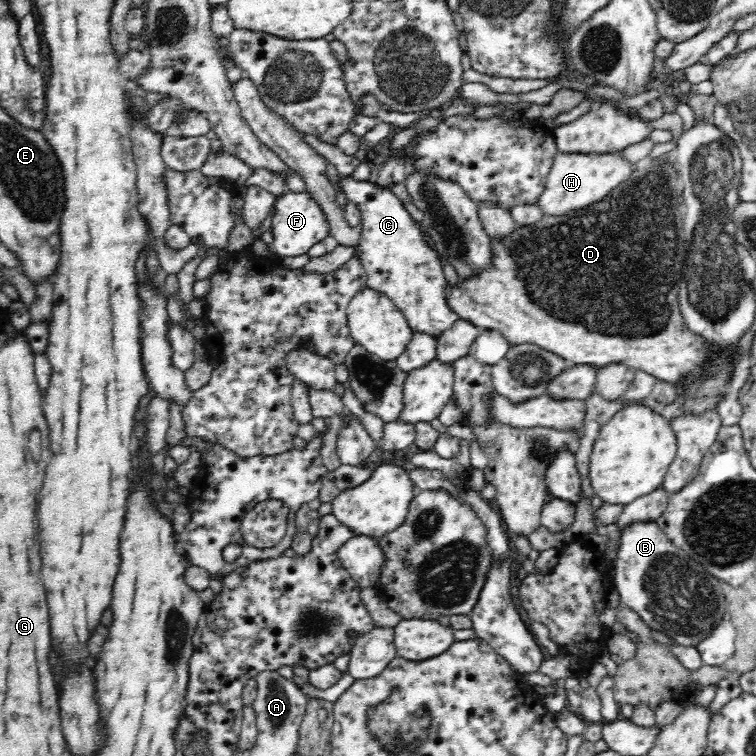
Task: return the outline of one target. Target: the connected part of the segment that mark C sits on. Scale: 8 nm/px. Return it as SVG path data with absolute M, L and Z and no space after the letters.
M340 176L338 190L347 203L354 204L361 213L361 234L358 244L360 262L367 274L370 289L390 297L404 314L415 333L437 337L459 319L446 304L443 288L447 283L440 257L424 240L424 233L407 212L400 198L388 187L376 182L356 180L354 176Z

